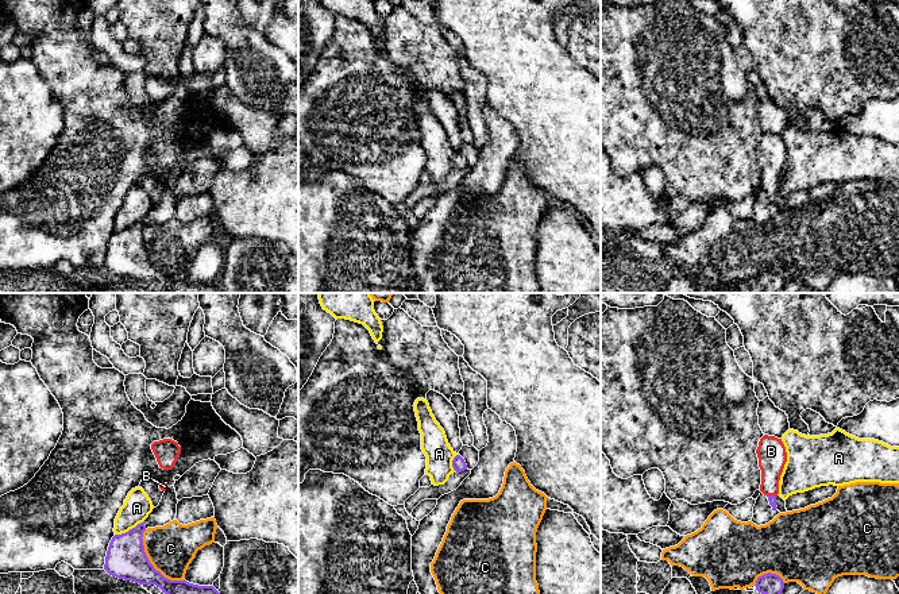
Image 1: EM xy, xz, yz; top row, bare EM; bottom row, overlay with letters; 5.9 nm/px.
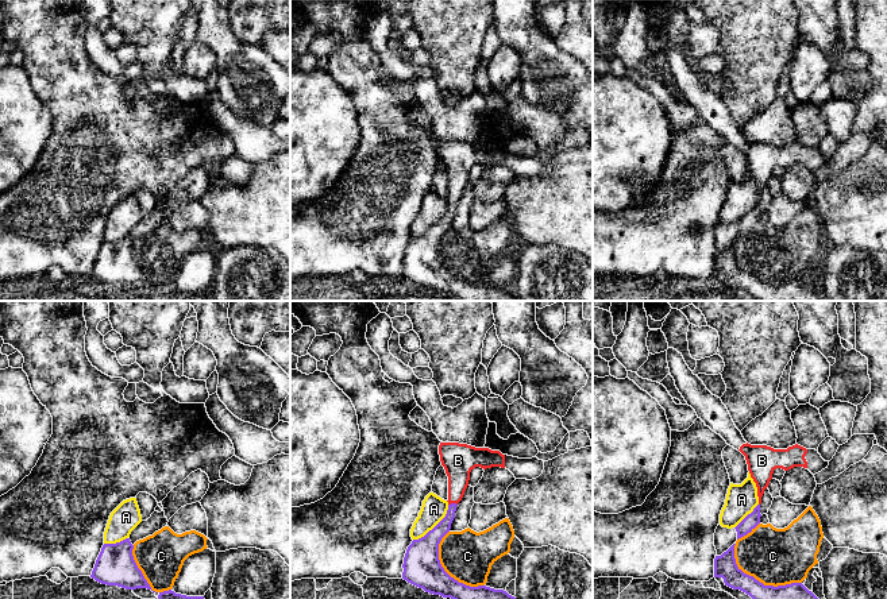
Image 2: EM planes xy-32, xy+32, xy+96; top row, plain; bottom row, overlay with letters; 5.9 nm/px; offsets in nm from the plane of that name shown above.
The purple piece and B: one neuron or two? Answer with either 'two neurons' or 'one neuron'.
one neuron

